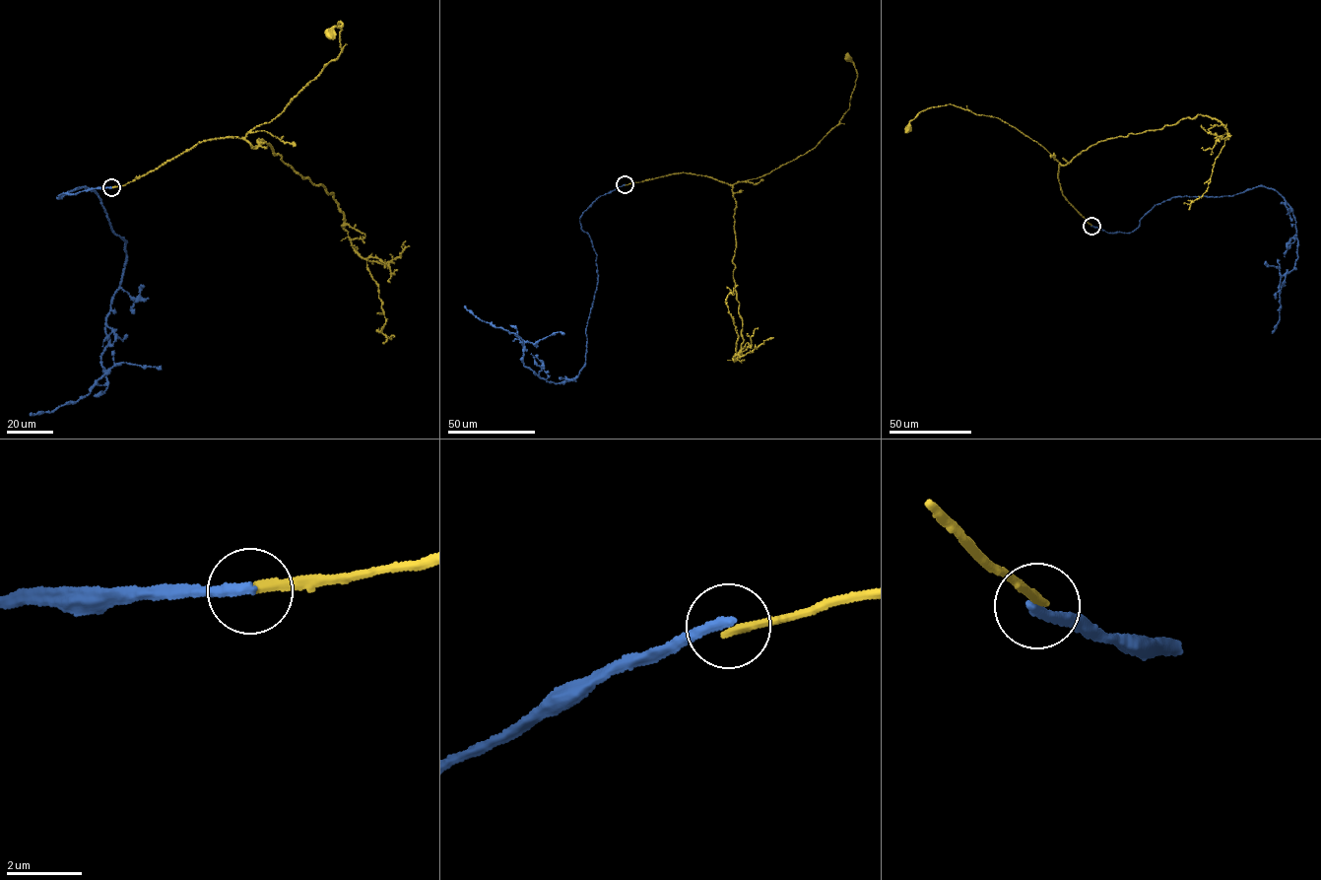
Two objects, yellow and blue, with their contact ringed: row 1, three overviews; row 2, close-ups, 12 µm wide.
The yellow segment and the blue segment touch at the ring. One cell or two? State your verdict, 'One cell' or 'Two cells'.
Two cells

